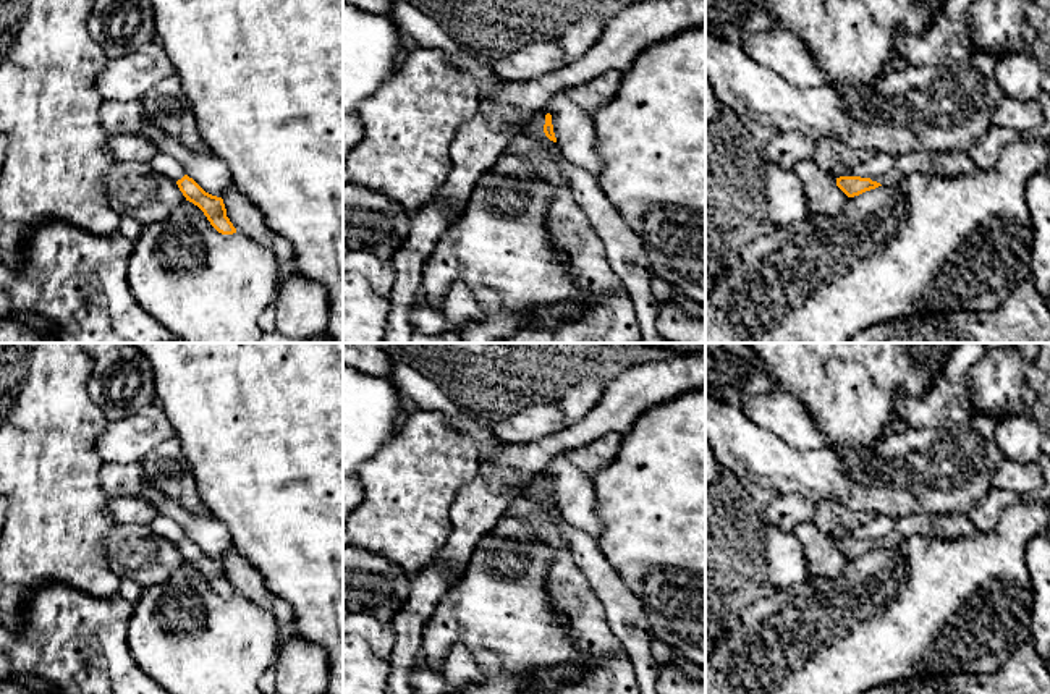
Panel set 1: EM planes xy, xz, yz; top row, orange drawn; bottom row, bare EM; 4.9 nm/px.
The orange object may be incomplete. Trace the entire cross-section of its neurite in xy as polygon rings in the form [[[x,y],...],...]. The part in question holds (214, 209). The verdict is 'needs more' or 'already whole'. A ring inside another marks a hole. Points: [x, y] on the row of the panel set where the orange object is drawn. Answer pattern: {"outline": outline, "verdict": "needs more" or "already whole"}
{"outline": [[[184,175],[181,180],[176,181],[180,191],[186,197],[186,201],[197,205],[210,225],[222,235],[233,235],[236,228],[227,217],[227,209],[222,197],[212,196],[205,193],[193,178]]], "verdict": "already whole"}

